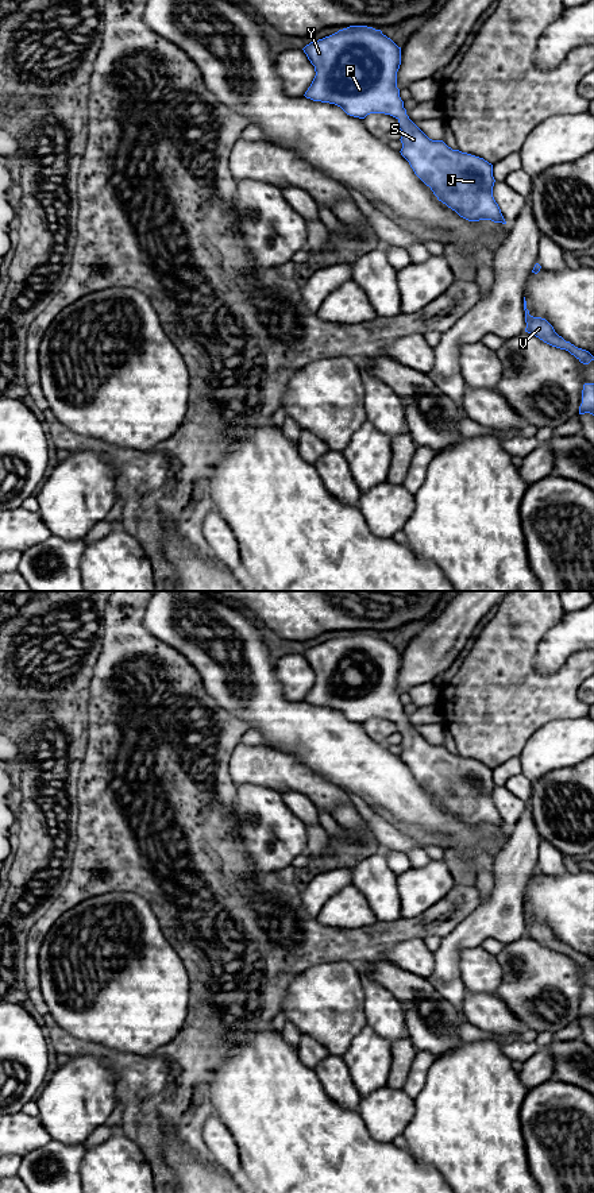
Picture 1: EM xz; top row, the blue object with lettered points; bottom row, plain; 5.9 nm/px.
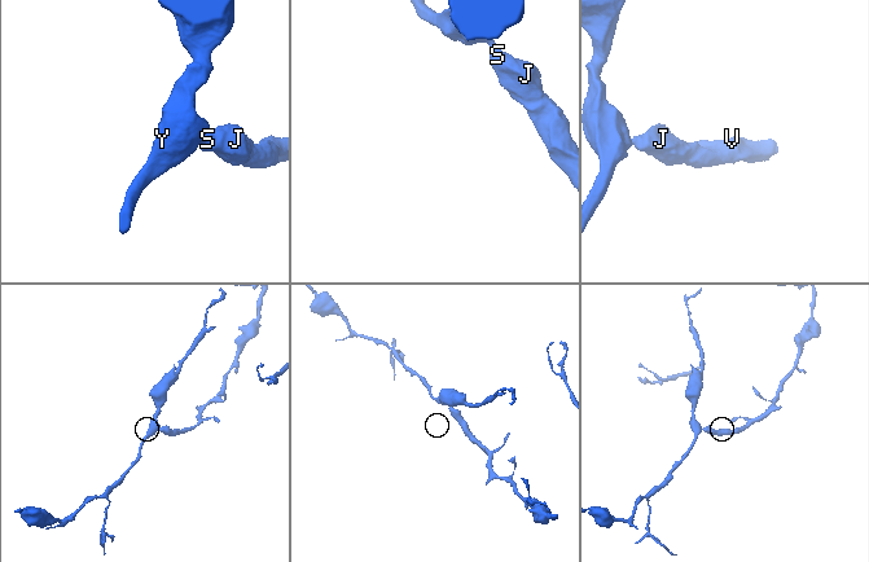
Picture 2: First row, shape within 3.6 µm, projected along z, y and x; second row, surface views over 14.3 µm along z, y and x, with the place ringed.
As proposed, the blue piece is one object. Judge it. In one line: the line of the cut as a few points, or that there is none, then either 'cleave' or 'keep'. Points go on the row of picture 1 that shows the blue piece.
no cut | keep

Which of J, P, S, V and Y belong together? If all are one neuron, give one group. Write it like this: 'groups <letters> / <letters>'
groups J P S V Y

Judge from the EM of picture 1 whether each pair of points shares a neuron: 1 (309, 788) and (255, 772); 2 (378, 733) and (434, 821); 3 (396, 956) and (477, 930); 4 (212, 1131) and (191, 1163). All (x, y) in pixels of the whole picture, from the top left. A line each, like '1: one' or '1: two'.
1: one
2: two
3: two
4: two

